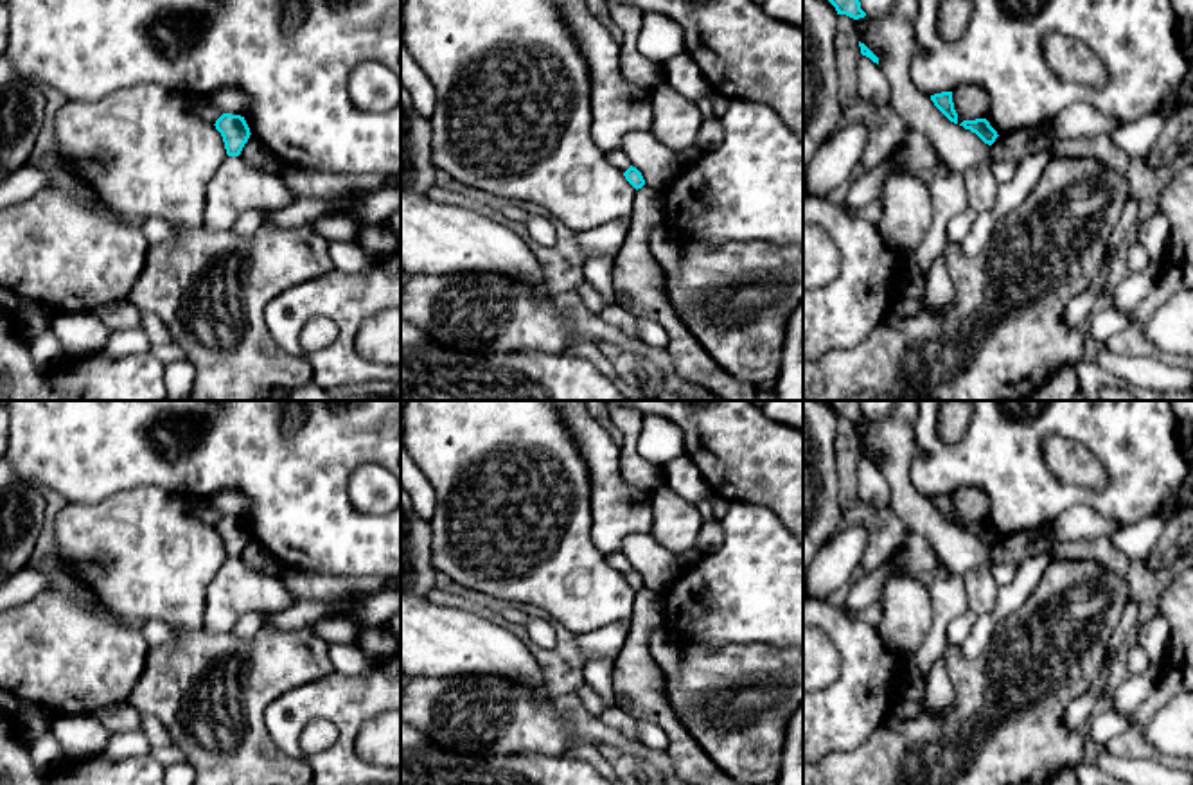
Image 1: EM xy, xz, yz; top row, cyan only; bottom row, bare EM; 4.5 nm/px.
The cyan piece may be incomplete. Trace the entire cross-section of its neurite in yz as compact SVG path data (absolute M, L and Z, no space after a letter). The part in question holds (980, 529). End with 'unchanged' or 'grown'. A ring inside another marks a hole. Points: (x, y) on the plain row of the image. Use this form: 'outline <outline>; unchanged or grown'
outline M986 521L963 523L959 528L976 535L988 548L999 539Z; unchanged

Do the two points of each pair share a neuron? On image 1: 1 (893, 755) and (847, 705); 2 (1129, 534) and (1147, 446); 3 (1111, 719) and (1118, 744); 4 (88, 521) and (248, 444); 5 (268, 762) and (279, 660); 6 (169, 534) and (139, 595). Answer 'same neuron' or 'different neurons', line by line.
1: different neurons
2: different neurons
3: different neurons
4: different neurons
5: same neuron
6: same neuron

